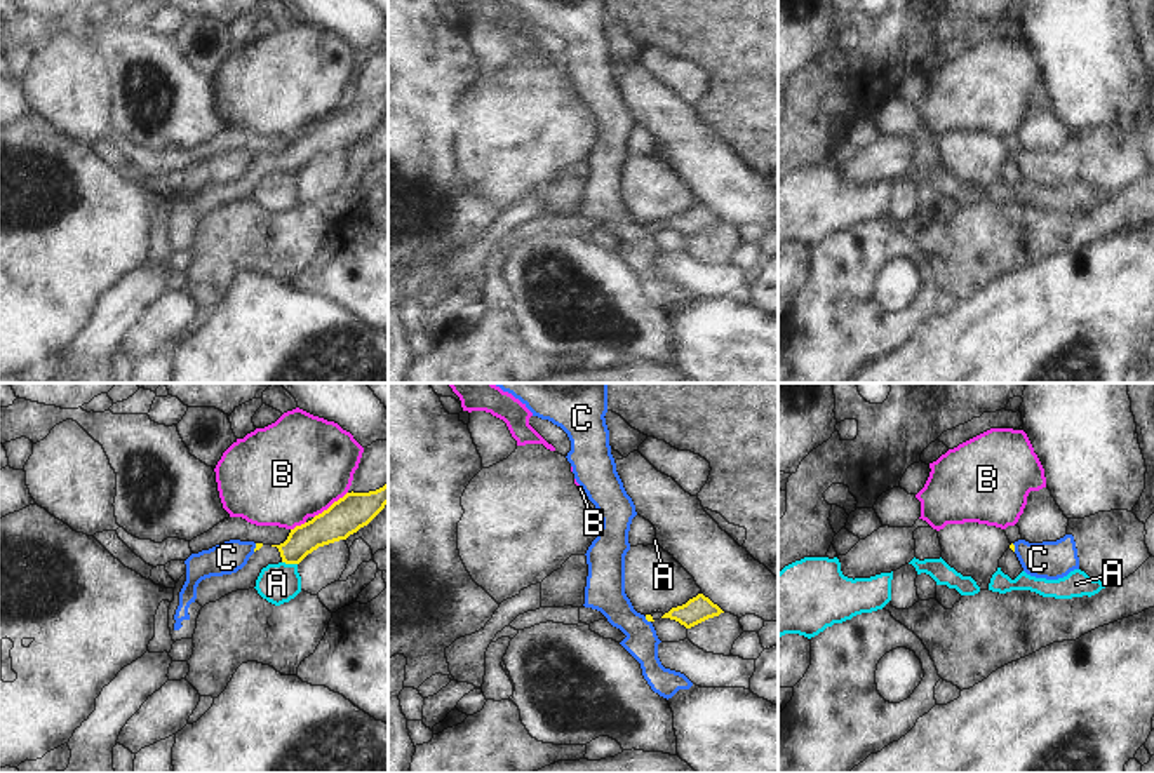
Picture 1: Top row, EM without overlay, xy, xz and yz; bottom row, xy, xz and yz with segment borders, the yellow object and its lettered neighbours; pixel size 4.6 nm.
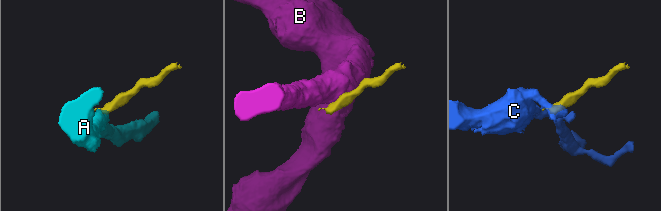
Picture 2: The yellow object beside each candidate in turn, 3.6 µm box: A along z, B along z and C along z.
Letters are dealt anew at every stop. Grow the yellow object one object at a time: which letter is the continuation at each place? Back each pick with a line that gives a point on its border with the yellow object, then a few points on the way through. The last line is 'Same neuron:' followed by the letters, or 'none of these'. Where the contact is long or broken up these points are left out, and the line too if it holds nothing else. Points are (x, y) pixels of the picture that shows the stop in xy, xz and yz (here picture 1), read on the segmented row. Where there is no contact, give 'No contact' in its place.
Same neuron: none of these

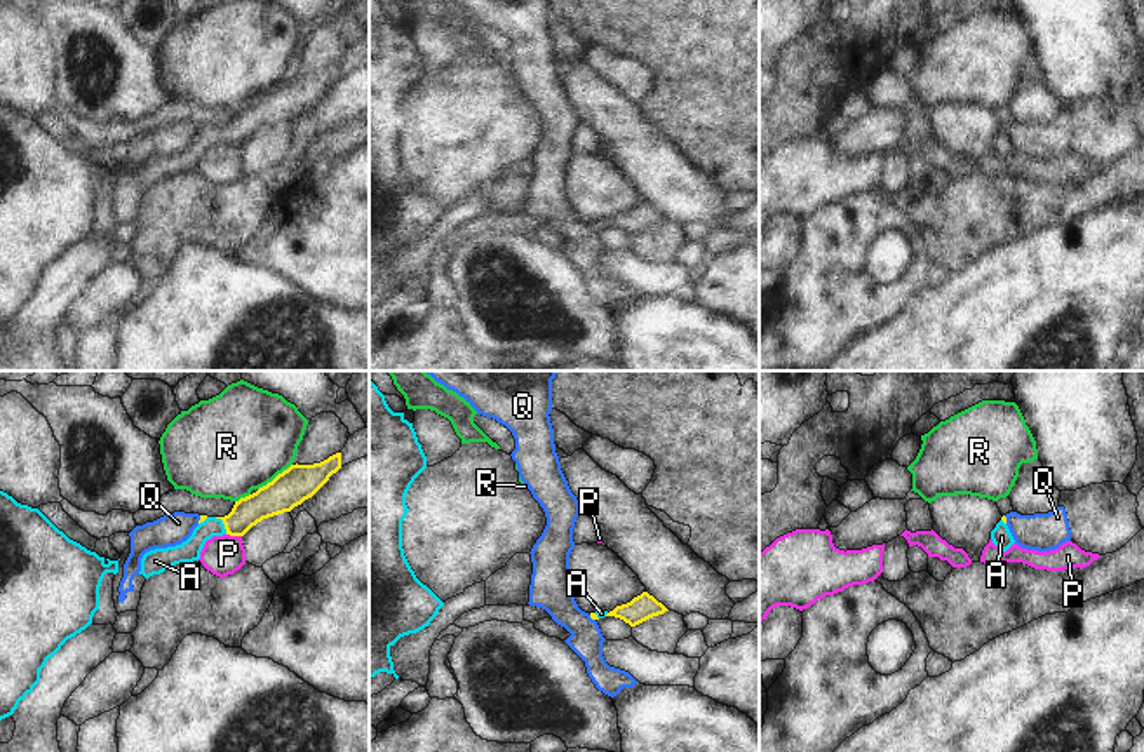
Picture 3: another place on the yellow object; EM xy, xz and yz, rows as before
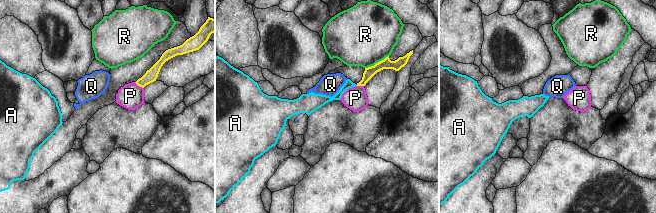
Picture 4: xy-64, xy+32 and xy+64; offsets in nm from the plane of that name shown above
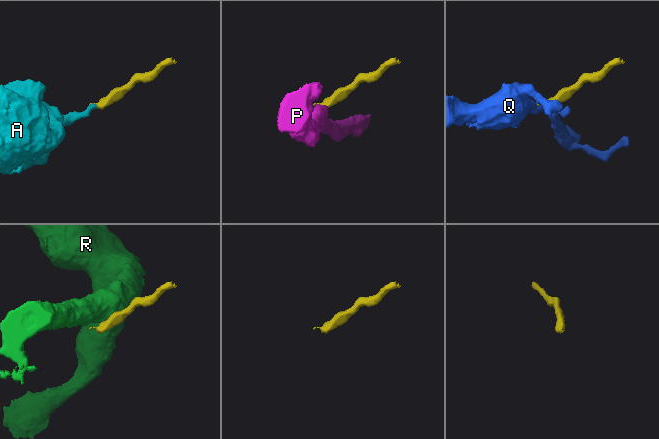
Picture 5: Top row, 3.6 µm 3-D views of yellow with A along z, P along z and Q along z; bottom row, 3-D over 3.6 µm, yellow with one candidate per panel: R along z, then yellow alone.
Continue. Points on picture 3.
A: Touches yellow at xy (223, 523). Path across: xy (270, 500), (237, 523), (223, 523), (211, 526), (188, 550)
Same neuron: A

